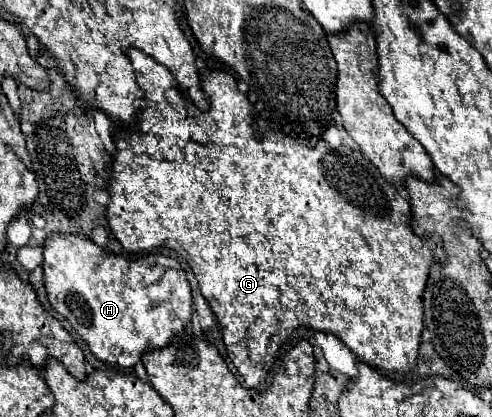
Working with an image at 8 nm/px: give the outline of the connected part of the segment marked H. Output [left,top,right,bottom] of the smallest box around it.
[44,234,192,370]

